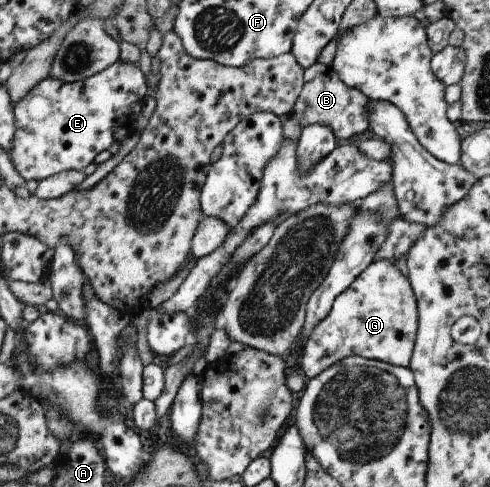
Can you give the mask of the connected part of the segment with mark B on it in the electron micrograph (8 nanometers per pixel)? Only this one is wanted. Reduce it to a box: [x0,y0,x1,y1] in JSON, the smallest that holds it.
[290,62,368,139]

